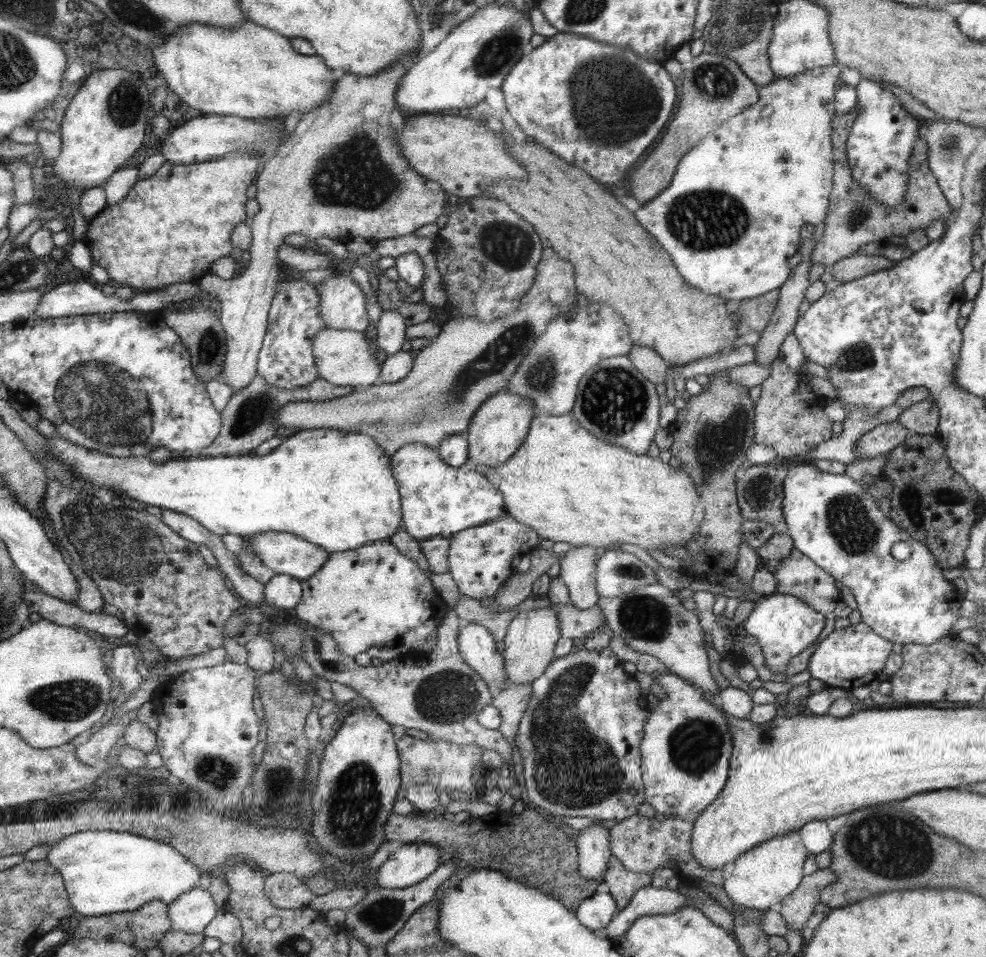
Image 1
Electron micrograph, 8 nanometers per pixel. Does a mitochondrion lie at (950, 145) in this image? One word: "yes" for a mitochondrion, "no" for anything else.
yes

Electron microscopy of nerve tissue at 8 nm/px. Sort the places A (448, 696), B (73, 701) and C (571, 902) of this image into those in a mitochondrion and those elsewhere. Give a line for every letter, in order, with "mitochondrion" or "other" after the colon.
A: mitochondrion
B: mitochondrion
C: other

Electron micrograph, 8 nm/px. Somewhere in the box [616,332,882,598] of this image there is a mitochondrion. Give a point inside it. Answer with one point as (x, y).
(718, 446)

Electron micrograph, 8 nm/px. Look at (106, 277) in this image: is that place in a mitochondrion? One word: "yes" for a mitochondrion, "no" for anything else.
no

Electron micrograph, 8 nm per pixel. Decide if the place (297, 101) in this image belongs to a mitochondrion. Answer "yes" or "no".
no

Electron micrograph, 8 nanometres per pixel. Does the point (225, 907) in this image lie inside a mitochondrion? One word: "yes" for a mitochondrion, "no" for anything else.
no

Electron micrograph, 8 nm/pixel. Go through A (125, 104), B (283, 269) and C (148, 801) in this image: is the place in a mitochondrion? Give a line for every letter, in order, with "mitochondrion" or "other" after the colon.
A: mitochondrion
B: other
C: other

